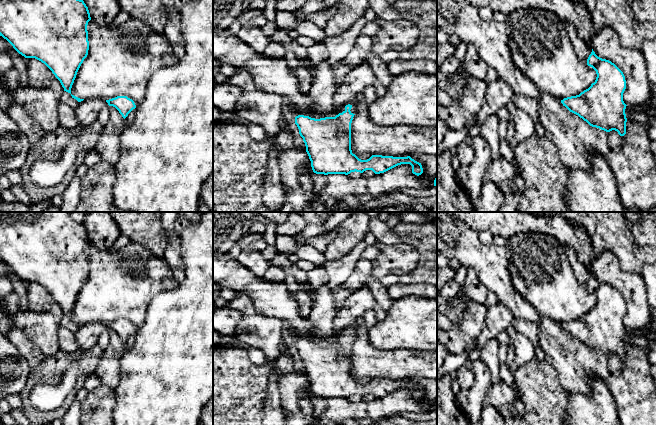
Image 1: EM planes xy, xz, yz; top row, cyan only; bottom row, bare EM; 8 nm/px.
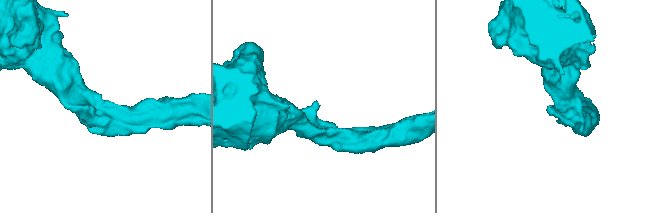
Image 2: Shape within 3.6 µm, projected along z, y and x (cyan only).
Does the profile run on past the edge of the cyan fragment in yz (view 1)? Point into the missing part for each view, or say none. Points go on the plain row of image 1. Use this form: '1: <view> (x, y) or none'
1: none

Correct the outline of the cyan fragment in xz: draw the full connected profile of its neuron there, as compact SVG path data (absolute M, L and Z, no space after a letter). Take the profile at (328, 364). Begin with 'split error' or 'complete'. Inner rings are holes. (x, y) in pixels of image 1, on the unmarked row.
split error; M362 322L344 329L335 341L320 343L298 339L295 348L303 362L311 391L316 398L363 397L372 394L375 398L384 397L398 389L410 388L412 397L423 397L421 387L410 380L393 381L372 379L367 384L359 383L351 374L351 347L356 337L356 327Z

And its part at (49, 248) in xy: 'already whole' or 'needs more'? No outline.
already whole

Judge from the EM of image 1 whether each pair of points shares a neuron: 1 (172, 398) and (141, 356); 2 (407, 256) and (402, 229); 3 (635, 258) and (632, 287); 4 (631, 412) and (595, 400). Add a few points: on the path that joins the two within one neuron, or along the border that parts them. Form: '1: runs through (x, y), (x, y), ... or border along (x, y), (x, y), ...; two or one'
1: runs through (165, 388), (165, 380), (151, 366); one
2: border along (408, 243), (417, 250), (422, 261); two
3: border along (616, 256), (619, 264), (624, 269), (640, 274); two
4: border along (607, 385), (618, 414); two

